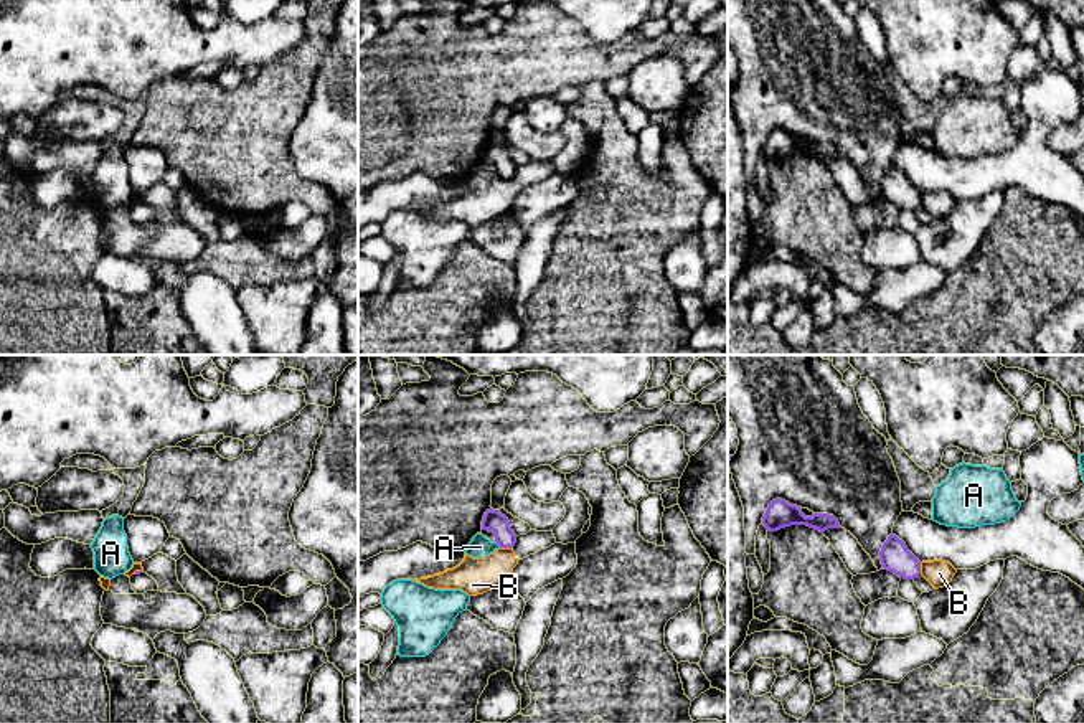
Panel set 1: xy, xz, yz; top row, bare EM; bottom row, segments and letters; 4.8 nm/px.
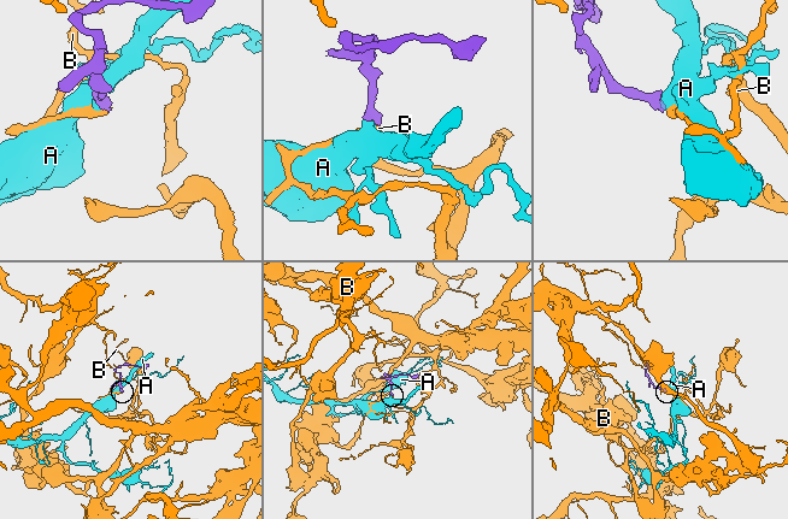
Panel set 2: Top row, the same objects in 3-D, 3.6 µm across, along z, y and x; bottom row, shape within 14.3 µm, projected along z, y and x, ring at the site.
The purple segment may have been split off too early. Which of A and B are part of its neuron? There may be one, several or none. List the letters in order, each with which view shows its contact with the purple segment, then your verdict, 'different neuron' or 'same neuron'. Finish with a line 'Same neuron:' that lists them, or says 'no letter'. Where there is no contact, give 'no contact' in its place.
A: meets purple in xz; different neuron
B: meets purple in xz; different neuron
Same neuron: no letter

